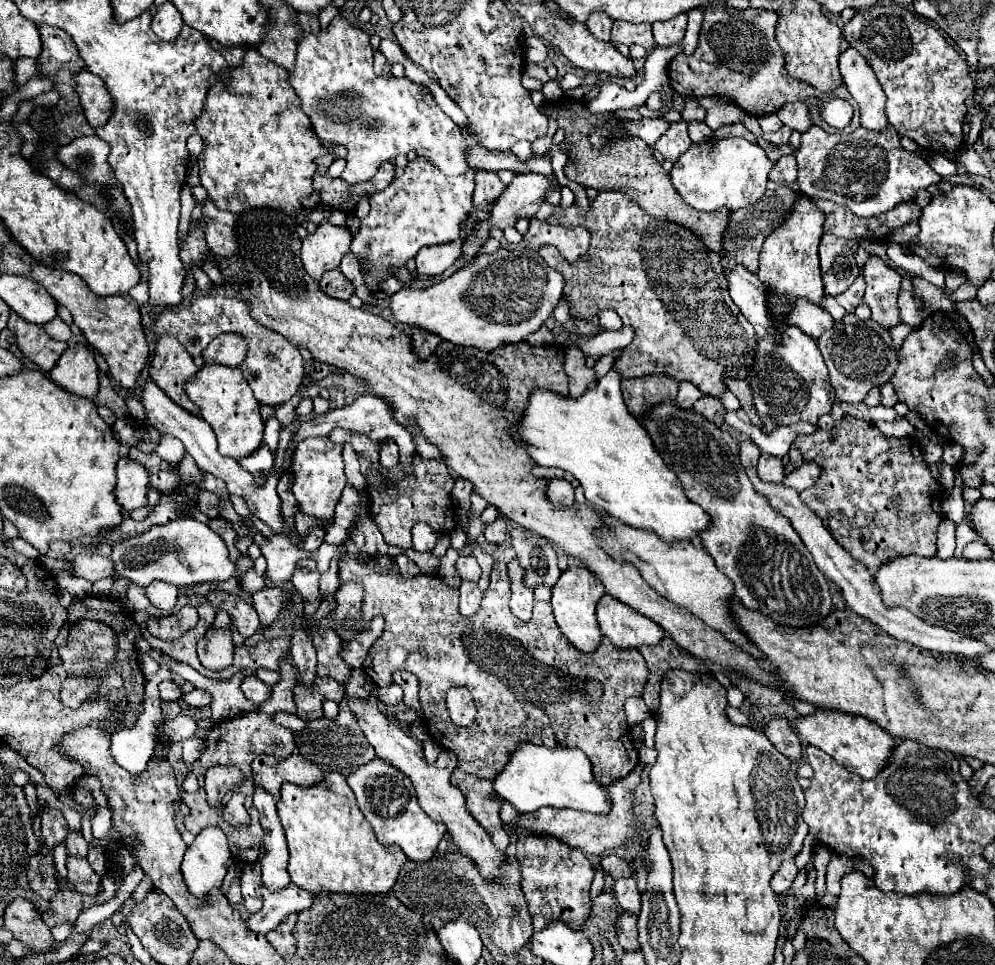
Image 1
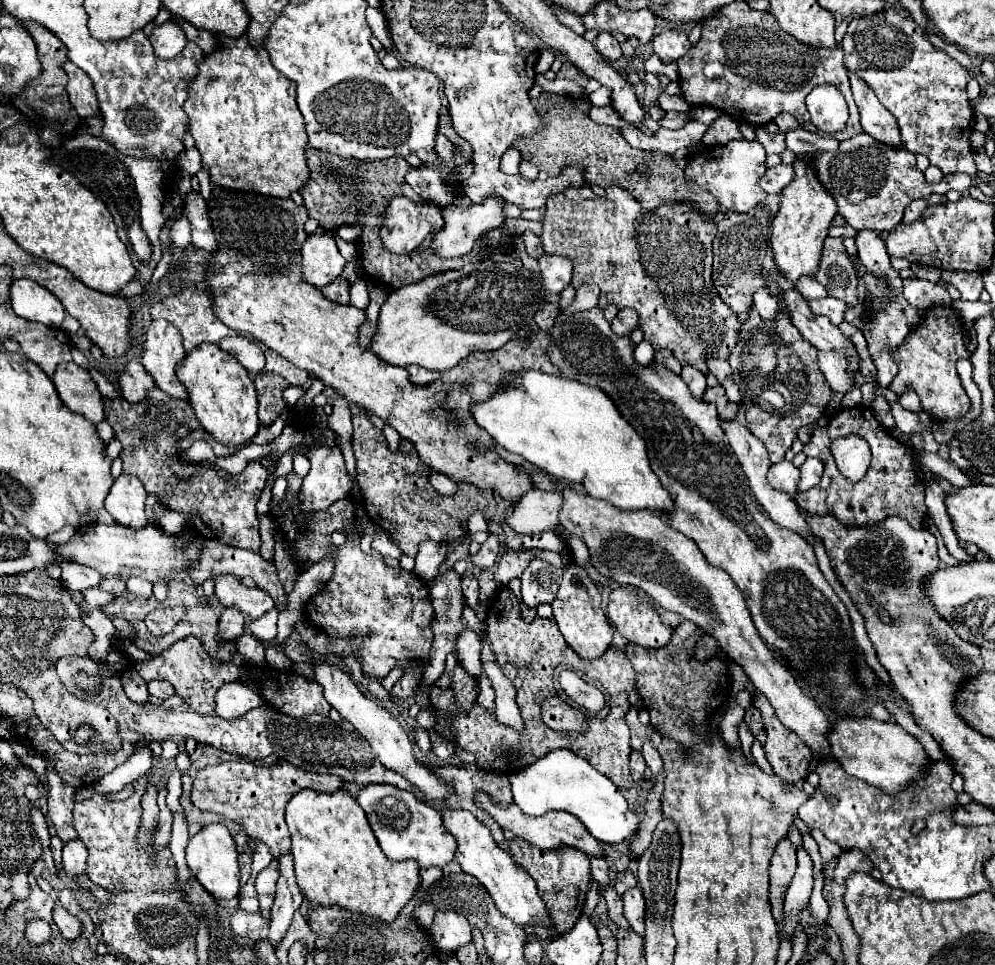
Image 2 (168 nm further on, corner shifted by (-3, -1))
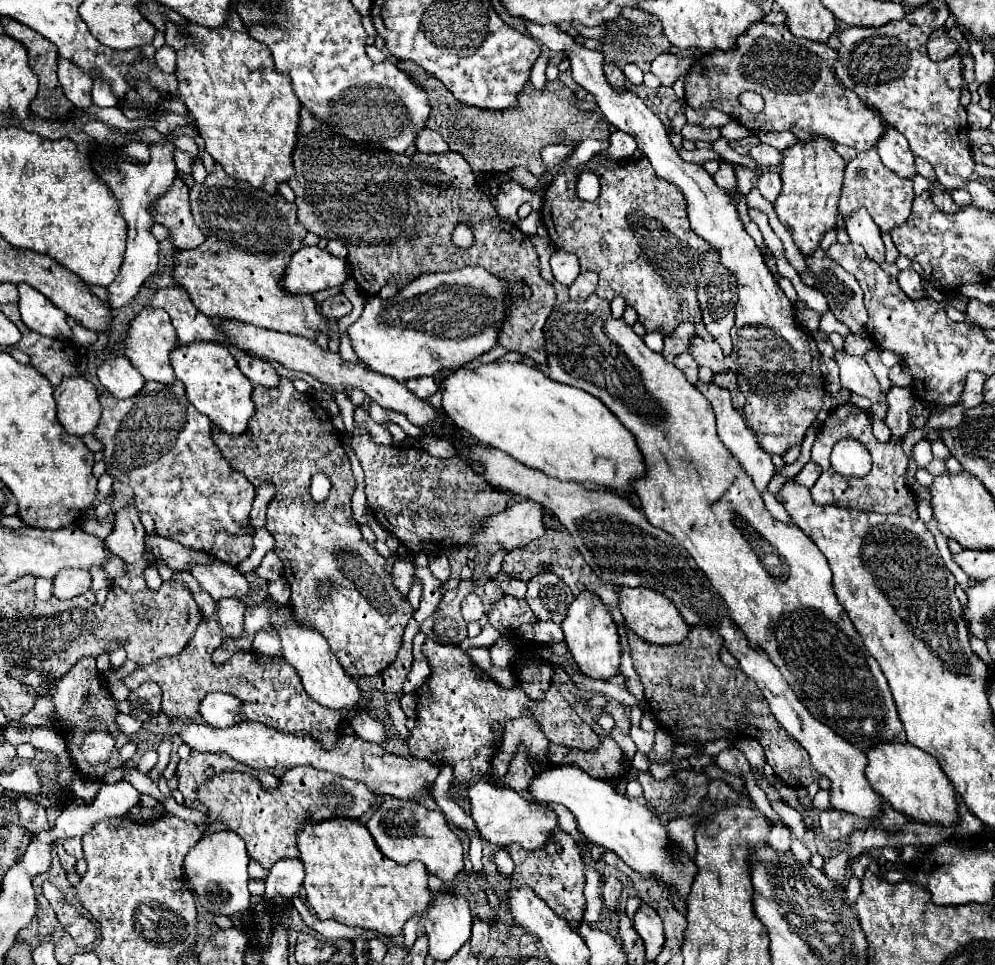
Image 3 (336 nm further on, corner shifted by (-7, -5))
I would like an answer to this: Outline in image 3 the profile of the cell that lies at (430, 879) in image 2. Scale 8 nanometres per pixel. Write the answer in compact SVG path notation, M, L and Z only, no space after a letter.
M414 915L403 927L404 941L403 945L405 948L410 949L417 939L417 930L419 927L420 916Z

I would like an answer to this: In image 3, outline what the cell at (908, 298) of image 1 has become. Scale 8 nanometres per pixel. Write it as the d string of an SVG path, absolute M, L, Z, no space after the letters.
M906 269L898 273L898 285L900 289L910 297L910 299L920 299L924 297L924 289L922 289L922 279L914 269Z

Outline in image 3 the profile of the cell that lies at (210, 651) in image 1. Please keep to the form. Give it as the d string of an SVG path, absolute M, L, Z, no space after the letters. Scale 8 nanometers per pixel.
M228 597L224 601L218 601L218 621L222 625L222 631L228 637L242 637L244 627L242 627L242 617L244 617L246 605L240 599Z

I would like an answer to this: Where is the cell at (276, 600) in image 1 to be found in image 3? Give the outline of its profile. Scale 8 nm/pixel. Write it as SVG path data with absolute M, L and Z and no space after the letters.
M220 559L212 561L212 565L192 565L188 569L194 579L200 583L202 591L212 595L214 601L220 601L222 597L236 597L246 599L250 595L250 587L232 565L222 563Z

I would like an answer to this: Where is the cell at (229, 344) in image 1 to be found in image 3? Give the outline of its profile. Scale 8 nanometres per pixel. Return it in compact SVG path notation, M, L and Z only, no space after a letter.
M242 355L242 357L238 357L238 367L252 381L252 385L262 385L262 387L276 387L278 385L280 377L278 377L276 369L260 357Z

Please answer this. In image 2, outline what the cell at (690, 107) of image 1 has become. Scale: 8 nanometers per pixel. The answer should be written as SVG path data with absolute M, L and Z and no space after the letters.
M660 93L658 101L660 101L660 107L662 107L664 111L680 111L680 113L686 113L686 111L692 109L692 105L690 105L686 99L682 99L680 95Z

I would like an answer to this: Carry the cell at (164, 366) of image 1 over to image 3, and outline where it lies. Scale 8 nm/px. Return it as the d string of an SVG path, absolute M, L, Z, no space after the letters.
M144 307L132 321L128 327L128 337L126 337L126 357L130 359L130 363L140 371L140 375L144 379L152 379L152 381L160 381L166 385L172 385L172 365L170 365L170 351L176 347L176 333L172 329L170 317L164 309L154 309L154 307Z

